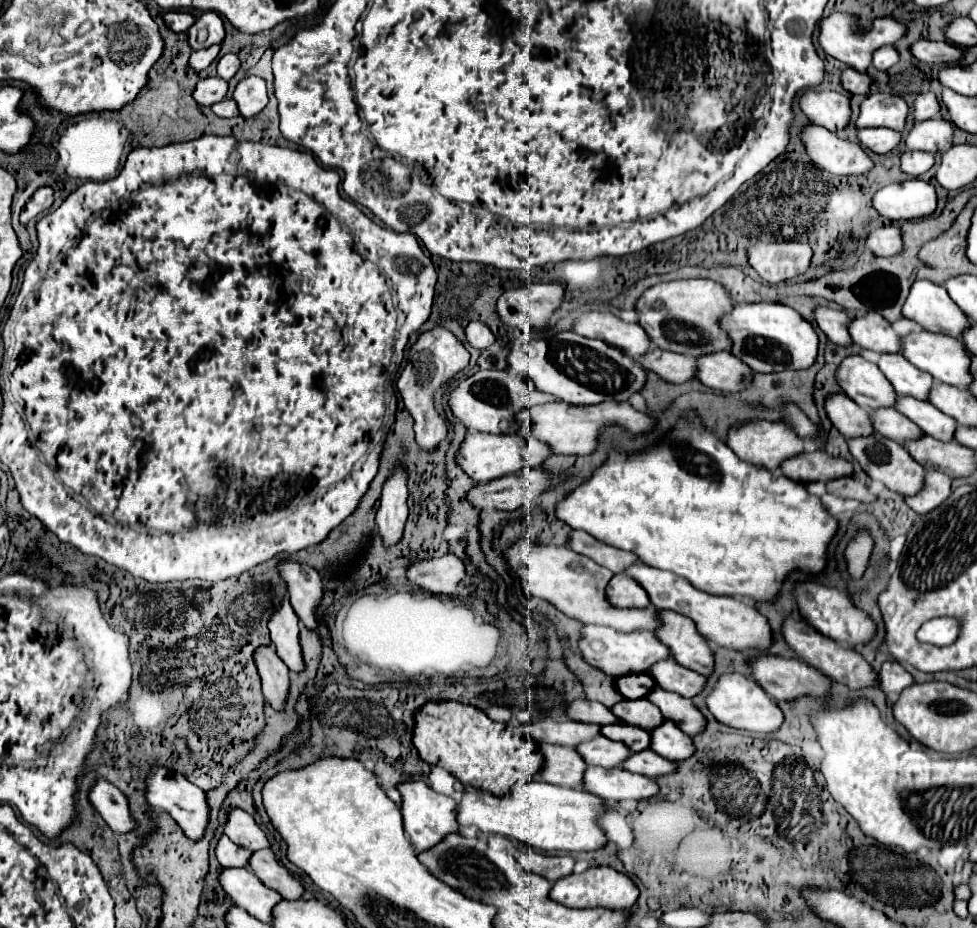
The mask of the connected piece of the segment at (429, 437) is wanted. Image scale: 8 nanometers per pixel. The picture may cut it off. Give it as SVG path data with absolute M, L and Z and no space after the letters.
M434 327L430 331L420 333L414 345L408 347L408 361L400 377L396 379L396 391L400 393L406 411L414 419L416 443L428 451L434 449L448 435L446 419L442 419L442 415L434 407L434 393L438 387L442 389L444 383L448 383L456 371L464 369L468 365L468 359L470 353L466 351L466 347L454 337L452 331L444 327Z

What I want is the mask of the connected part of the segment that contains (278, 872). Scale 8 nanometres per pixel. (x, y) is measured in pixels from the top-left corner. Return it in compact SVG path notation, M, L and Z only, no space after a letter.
M258 849L252 853L246 865L266 887L280 893L284 899L298 899L302 895L300 883L276 861L270 849Z

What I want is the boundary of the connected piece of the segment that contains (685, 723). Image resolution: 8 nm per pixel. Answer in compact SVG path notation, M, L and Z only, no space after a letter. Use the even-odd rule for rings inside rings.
M656 687L646 695L646 699L660 709L664 719L674 721L678 725L678 729L684 731L686 735L700 733L706 725L706 717L686 697L680 697L672 691L664 691L664 689Z

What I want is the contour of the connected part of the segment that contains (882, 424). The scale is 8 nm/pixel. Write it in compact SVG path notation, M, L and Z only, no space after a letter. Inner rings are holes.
M880 407L872 411L872 427L876 433L894 439L894 441L906 441L920 437L922 431L916 427L908 417L898 413L894 407Z

